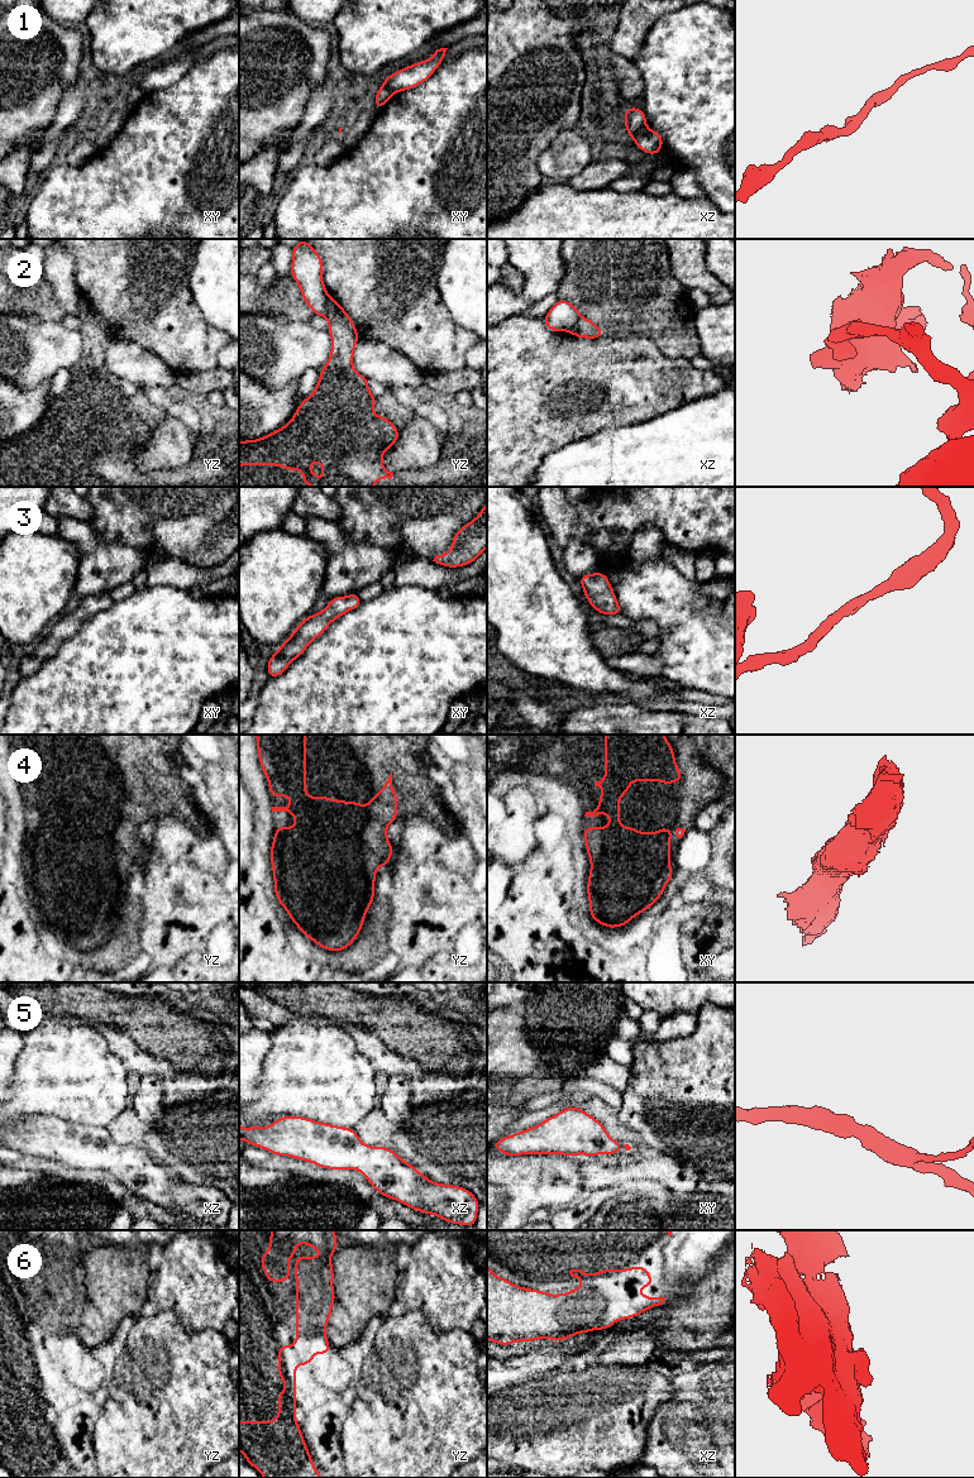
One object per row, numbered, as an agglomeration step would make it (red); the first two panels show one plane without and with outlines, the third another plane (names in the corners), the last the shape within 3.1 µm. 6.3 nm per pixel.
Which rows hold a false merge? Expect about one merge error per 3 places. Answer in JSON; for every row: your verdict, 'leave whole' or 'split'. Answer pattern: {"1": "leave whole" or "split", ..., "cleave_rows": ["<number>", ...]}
{"1": "split", "2": "split", "3": "leave whole", "4": "leave whole", "5": "leave whole", "6": "leave whole", "cleave_rows": ["1", "2"]}

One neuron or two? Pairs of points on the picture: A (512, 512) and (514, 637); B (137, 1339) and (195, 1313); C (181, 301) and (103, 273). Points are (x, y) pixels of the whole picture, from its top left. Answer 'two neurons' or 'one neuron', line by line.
A: one neuron
B: two neurons
C: one neuron

